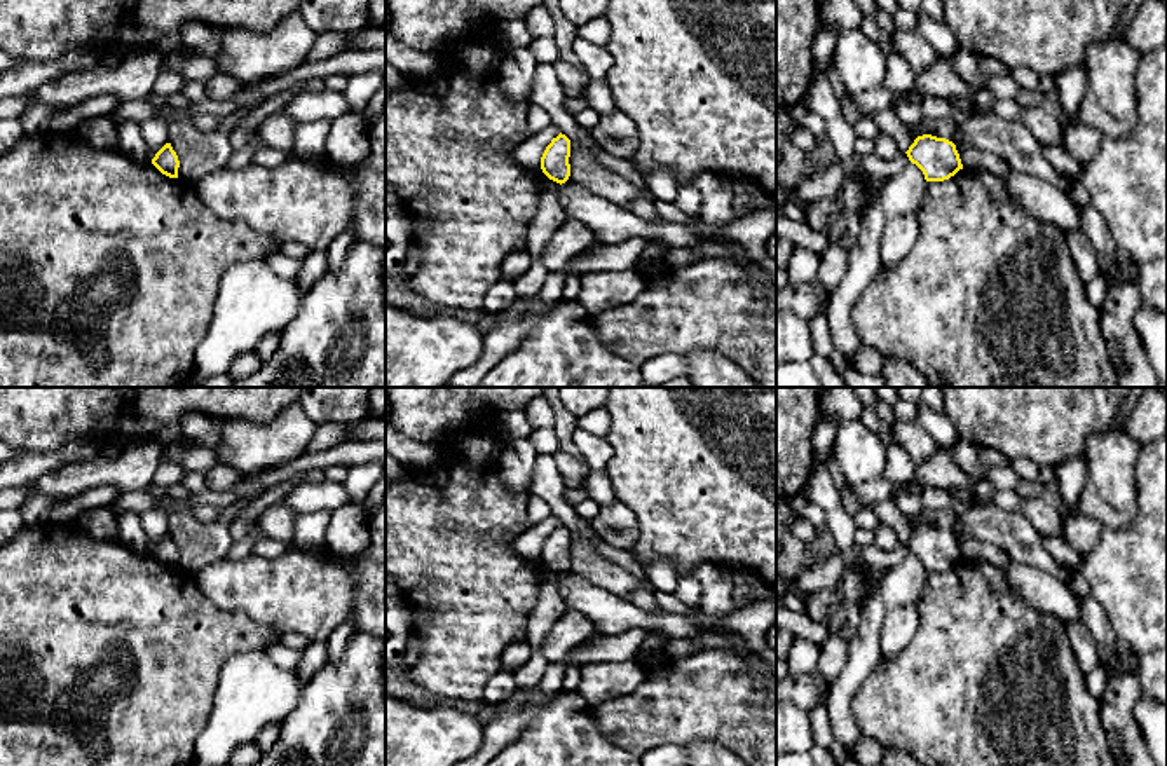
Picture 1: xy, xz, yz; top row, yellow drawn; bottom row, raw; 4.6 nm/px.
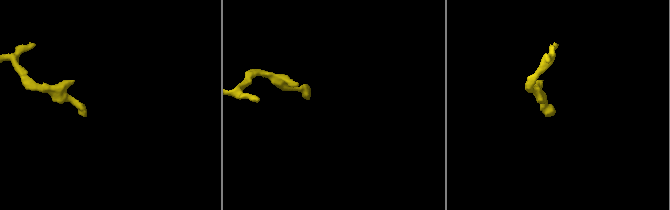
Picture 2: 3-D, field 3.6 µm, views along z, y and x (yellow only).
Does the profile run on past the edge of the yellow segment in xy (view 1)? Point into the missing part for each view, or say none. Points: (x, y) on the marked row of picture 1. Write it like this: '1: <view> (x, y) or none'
1: none

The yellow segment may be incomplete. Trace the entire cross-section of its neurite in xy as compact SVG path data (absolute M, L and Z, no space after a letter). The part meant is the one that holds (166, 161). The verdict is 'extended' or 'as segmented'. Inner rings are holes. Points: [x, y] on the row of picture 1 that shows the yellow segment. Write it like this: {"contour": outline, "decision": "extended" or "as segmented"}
{"contour": "M166 143L152 159L152 164L166 176L178 178L180 161L171 143Z", "decision": "as segmented"}

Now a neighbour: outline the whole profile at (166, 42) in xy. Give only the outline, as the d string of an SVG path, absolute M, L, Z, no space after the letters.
M159 33L152 37L152 45L162 54L167 54L181 47L181 38L178 33Z

